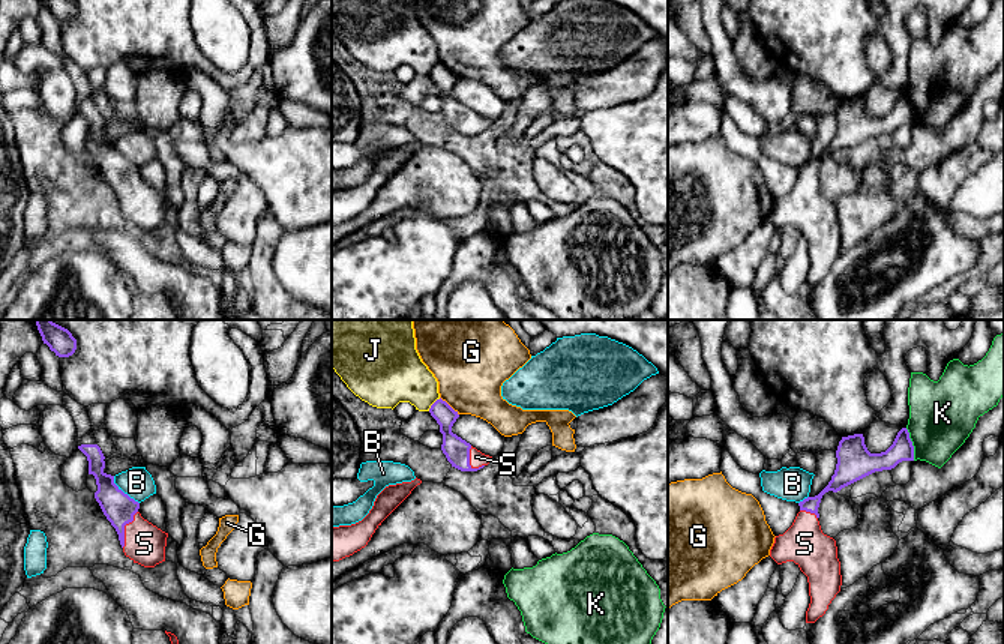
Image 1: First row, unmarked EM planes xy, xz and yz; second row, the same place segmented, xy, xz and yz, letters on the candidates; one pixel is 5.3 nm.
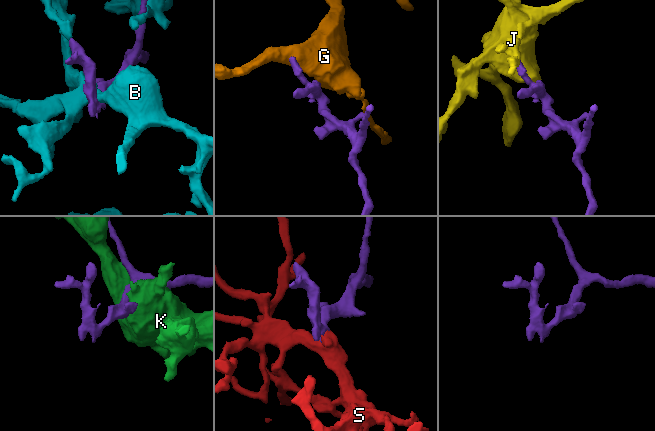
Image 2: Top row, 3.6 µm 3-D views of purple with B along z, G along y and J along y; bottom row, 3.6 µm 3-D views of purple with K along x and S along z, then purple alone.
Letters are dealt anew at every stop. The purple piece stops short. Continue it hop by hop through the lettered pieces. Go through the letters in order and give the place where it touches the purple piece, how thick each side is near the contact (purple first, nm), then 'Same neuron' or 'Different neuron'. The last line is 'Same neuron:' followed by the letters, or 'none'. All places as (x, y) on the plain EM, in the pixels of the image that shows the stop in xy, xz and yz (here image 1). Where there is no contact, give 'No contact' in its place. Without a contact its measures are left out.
B: Touches purple at xy (122, 155). Thickness 170 nm (purple) against 170 nm. Different neuron
G: Touches purple at xz (449, 69). Thickness 140 nm (purple) against 360 nm. Different neuron
J: Touches purple at xz (432, 68). Thickness 120 nm (purple) against 300 nm. Different neuron
K: Touches purple at yz (911, 108). Thickness 120 nm (purple) against 360 nm. Different neuron
S: Touches purple at xy (123, 192). Thickness 170 nm (purple) against 220 nm. Same neuron
Same neuron: S

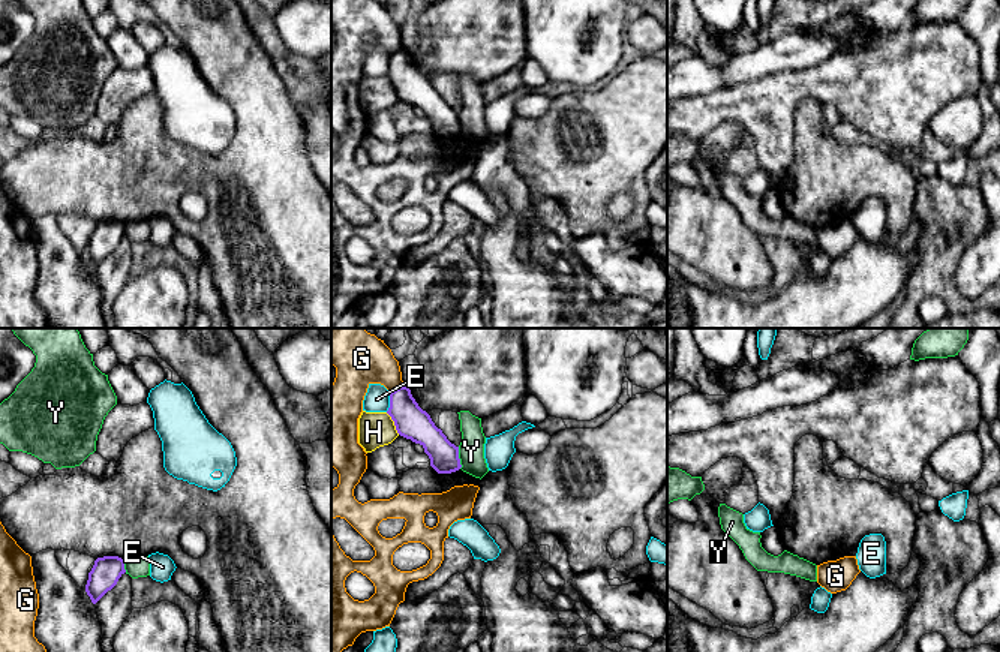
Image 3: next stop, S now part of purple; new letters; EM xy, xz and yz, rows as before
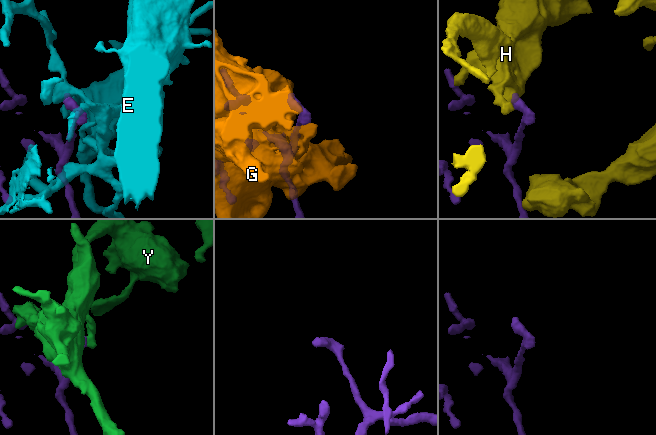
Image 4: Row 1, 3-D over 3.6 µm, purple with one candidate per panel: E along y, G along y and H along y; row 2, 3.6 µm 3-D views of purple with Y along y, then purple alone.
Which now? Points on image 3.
E: Touches purple at xz (390, 66). Thickness 180 nm (purple) against 140 nm. Different neuron
G: Touches purple at xz (396, 53). Thickness 180 nm (purple) against 280 nm. Different neuron
H: Touches purple at xz (395, 87). Thickness 180 nm (purple) against 190 nm. Different neuron
Y: Touches purple at xz (458, 122). Thickness 160 nm (purple) against 140 nm. Different neuron
Same neuron: none

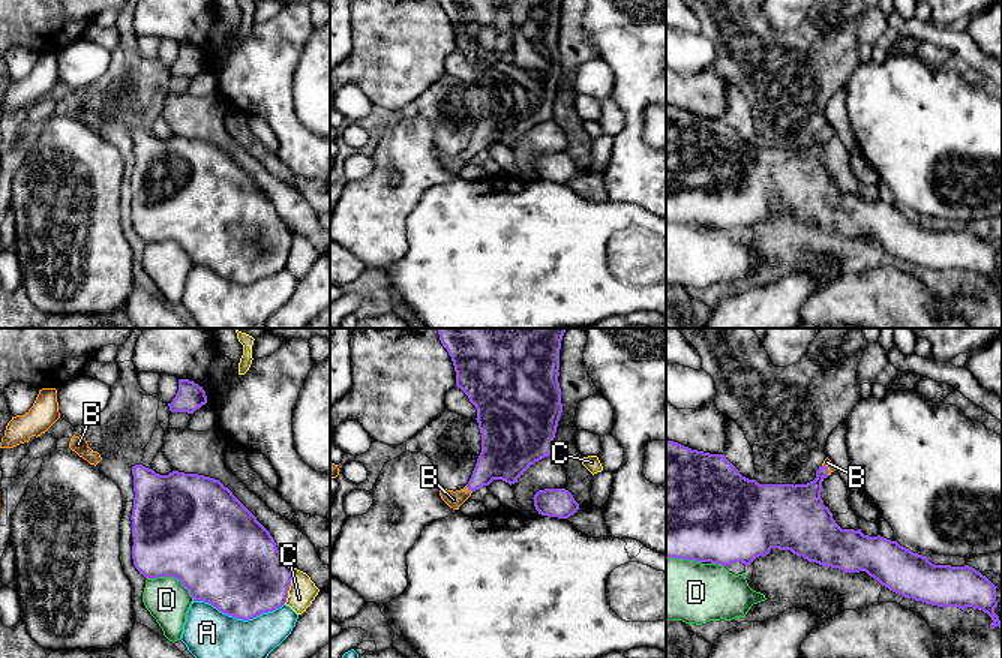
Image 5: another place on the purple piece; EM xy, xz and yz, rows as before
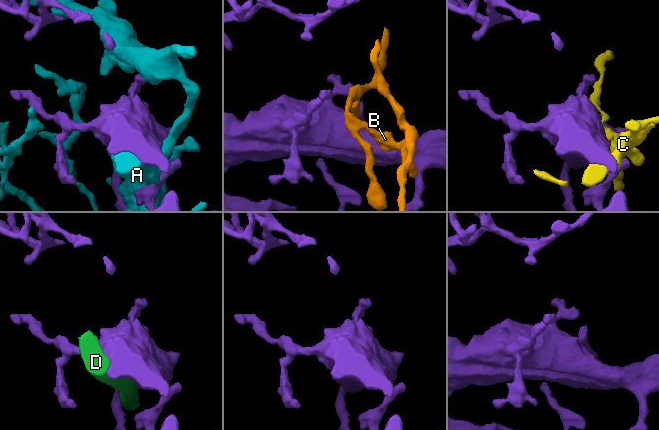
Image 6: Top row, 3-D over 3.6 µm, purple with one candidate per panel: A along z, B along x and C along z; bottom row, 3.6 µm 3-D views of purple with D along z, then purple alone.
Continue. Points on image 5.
A: Touches purple at xy (239, 282). Thickness 460 nm (purple) against 380 nm. Different neuron
B: Touches purple at xz (468, 153). Thickness 240 nm (purple) against 90 nm. Same neuron
C: Touches purple at xy (290, 249). Thickness 440 nm (purple) against 150 nm. Different neuron
D: Touches purple at xy (173, 240). Thickness 500 nm (purple) against 240 nm. Different neuron
Same neuron: B

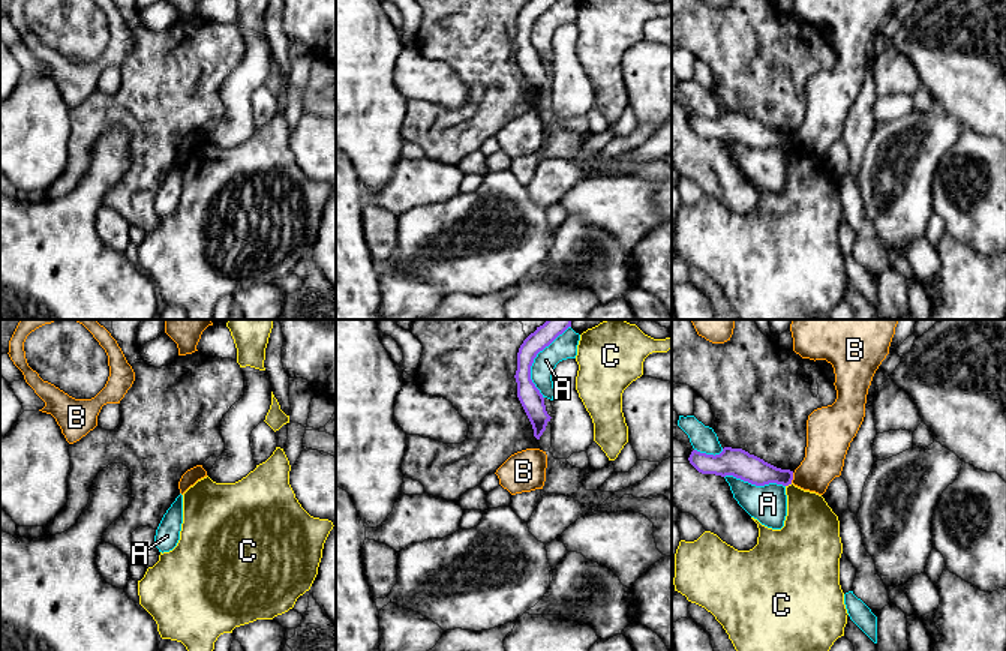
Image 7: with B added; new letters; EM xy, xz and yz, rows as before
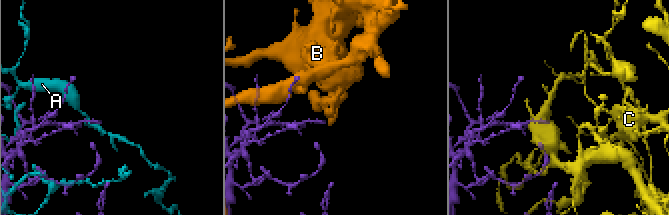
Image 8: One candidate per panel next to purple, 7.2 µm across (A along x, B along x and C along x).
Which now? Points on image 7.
A: Touches purple at xz (531, 29). Thickness 120 nm (purple) against 130 nm. Different neuron
B: Touches purple at yz (792, 141). Thickness 150 nm (purple) against 220 nm. Different neuron
C: Touches purple at yz (789, 147). Thickness 150 nm (purple) against 280 nm. Different neuron
Same neuron: none

